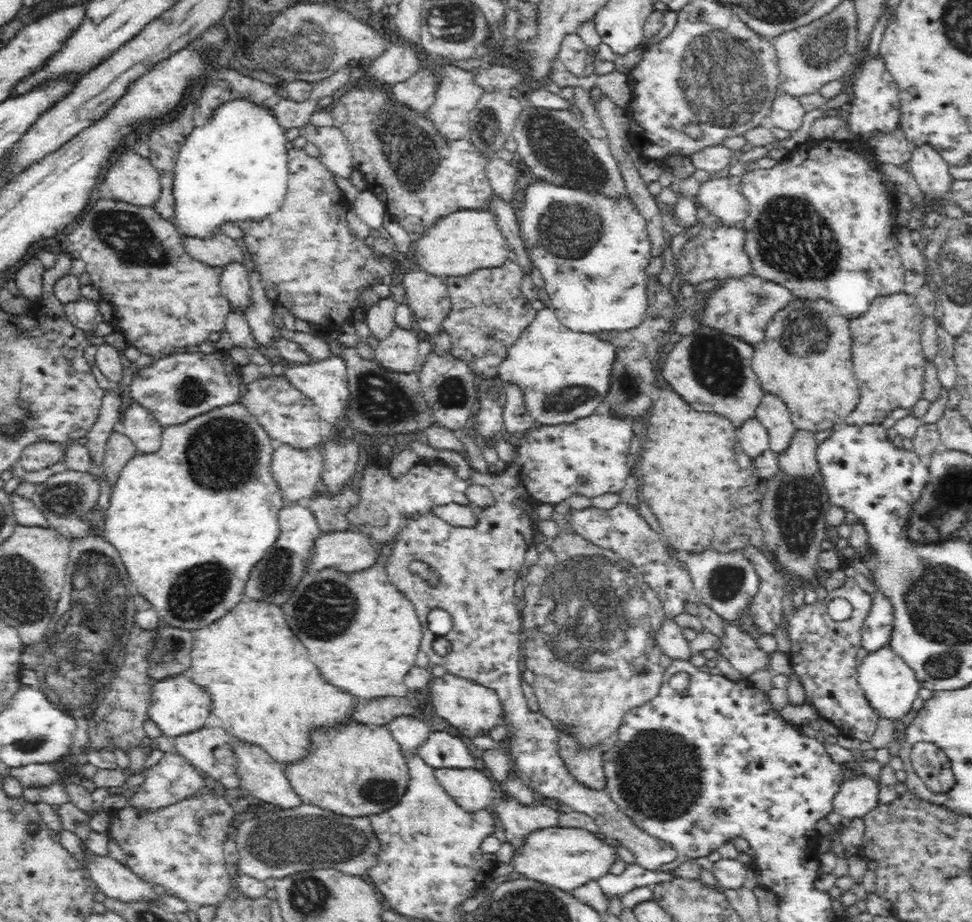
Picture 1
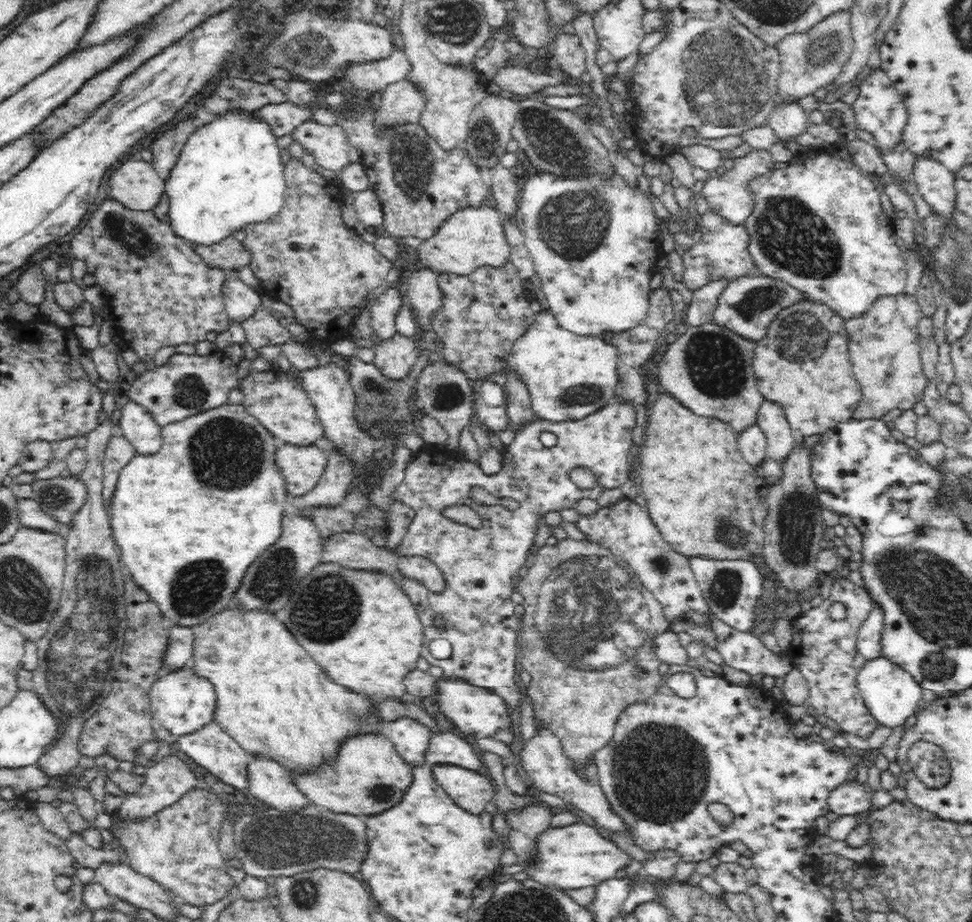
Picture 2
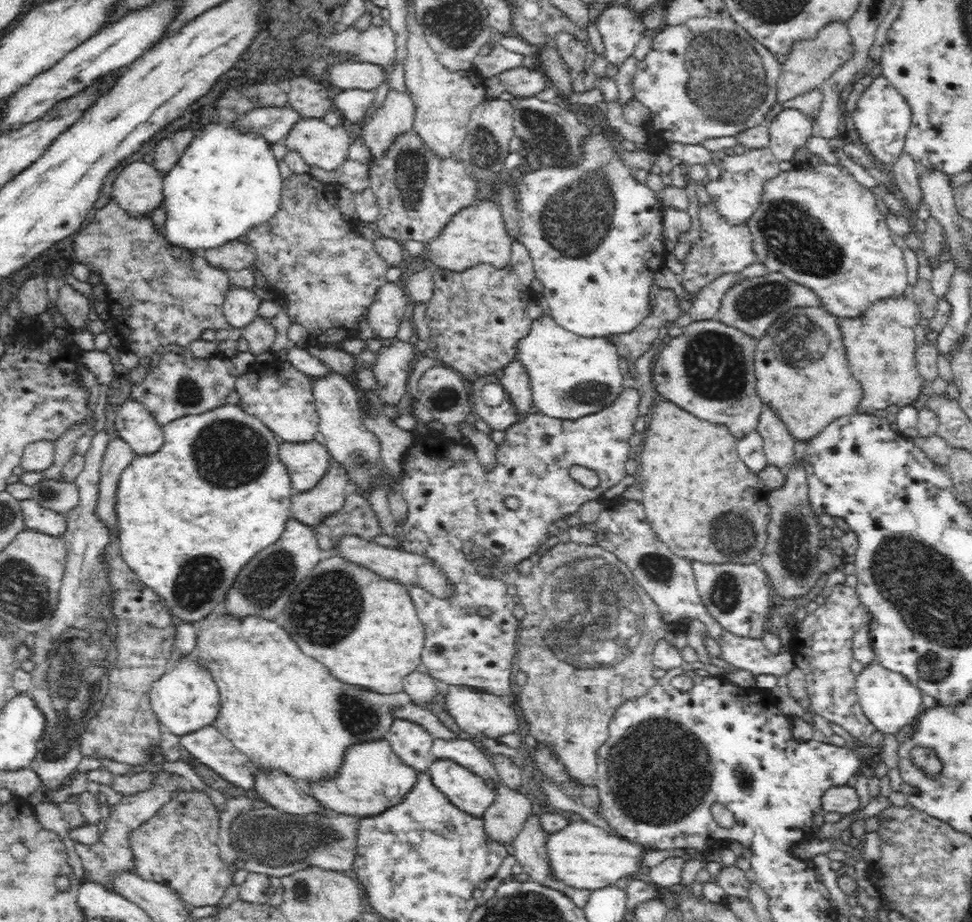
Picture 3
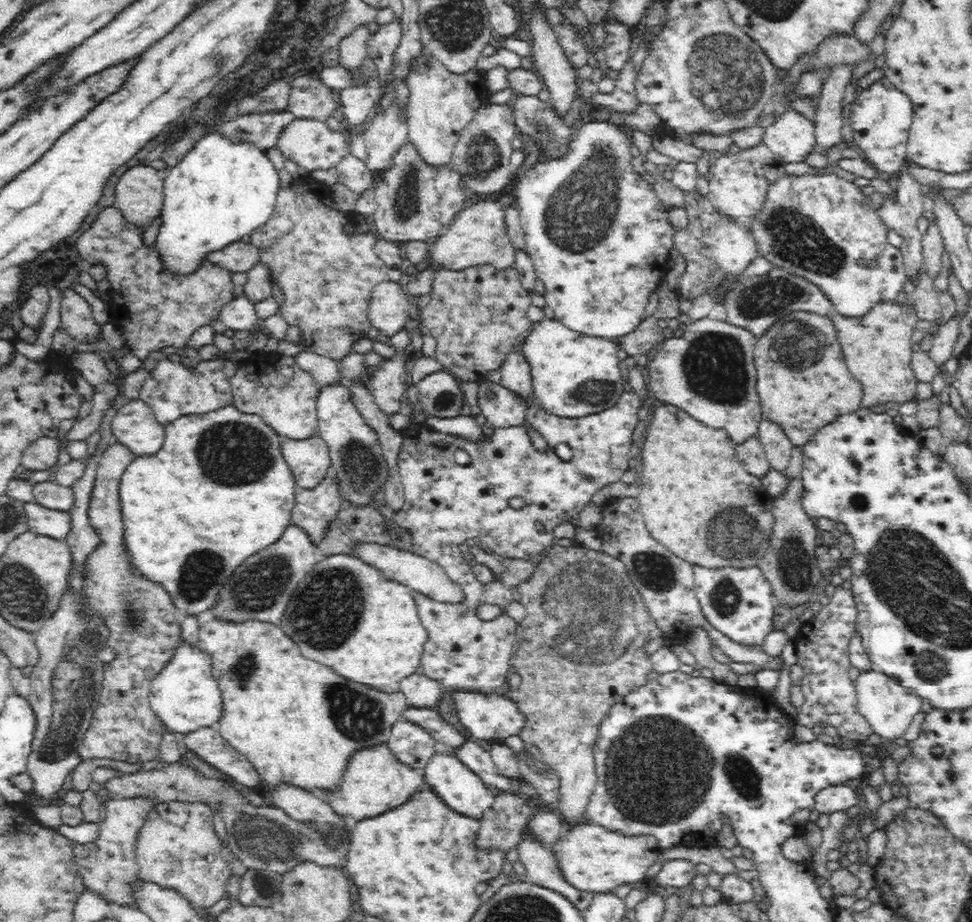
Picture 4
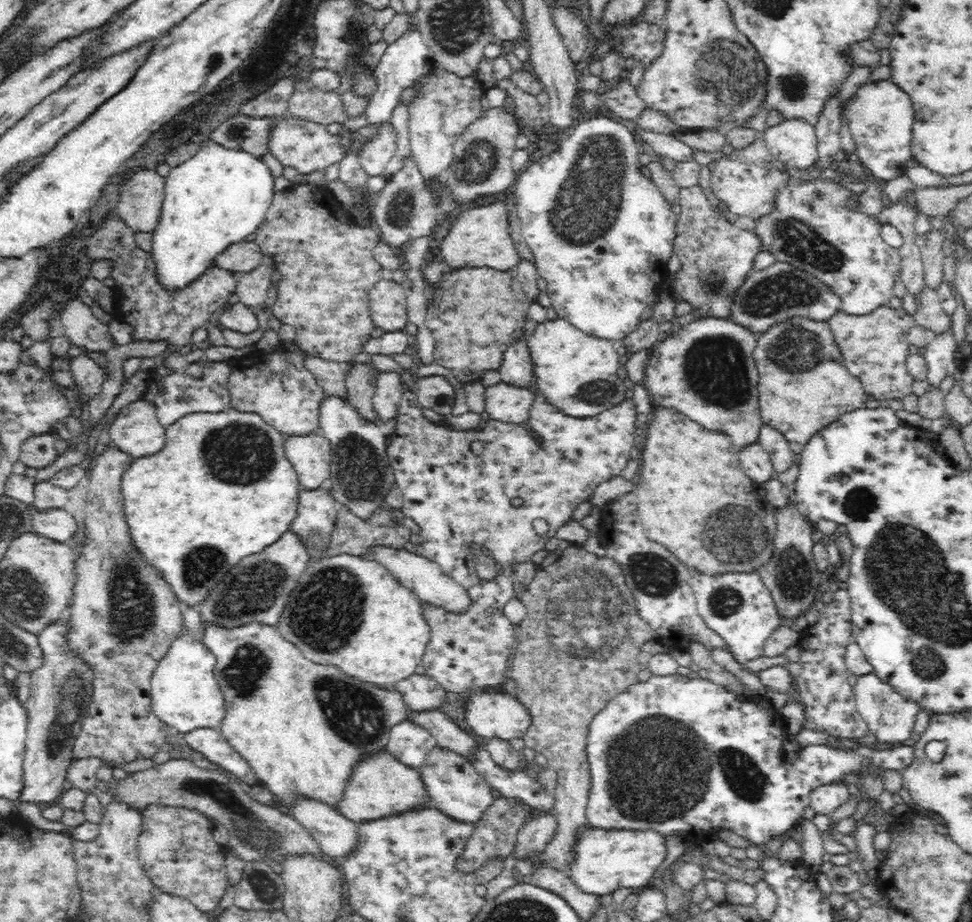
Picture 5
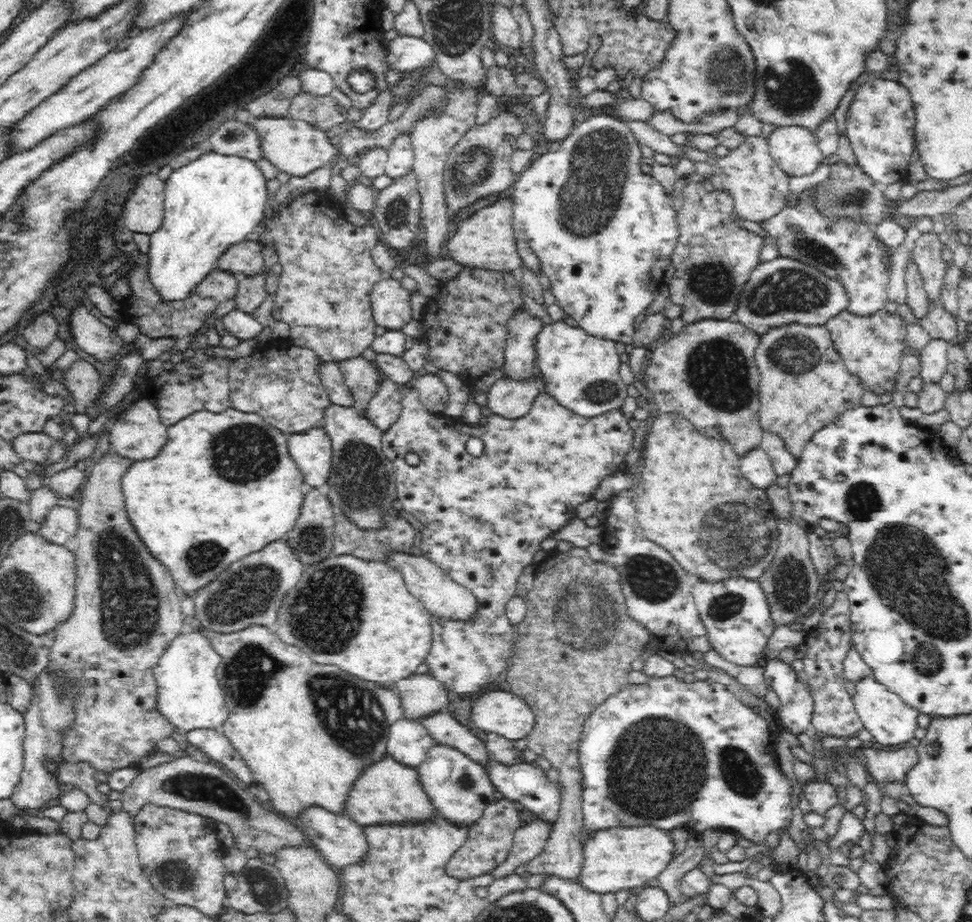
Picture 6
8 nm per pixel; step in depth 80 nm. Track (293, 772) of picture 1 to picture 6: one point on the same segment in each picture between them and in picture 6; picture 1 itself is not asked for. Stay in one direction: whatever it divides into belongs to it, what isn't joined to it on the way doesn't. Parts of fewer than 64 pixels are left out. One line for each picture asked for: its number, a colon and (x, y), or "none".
2: (366, 776)
3: (371, 778)
4: (374, 780)
5: (379, 784)
6: (386, 791)

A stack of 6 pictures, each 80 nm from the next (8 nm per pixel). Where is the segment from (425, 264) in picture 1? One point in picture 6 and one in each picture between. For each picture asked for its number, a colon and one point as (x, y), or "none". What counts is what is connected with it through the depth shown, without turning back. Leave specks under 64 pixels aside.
2: (471, 238)
3: (476, 235)
4: (477, 235)
5: (480, 237)
6: (486, 240)

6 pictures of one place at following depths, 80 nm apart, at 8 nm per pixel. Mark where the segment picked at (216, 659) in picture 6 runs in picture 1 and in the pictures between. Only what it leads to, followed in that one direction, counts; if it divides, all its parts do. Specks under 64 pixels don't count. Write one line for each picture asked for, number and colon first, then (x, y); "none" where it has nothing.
1: (177, 706)
2: (182, 703)
3: (184, 699)
4: (184, 696)
5: (184, 695)

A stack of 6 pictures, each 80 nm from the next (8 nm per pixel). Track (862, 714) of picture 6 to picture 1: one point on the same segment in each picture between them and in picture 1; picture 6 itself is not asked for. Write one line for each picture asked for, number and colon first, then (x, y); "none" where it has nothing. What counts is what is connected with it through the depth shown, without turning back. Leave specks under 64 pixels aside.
1: (890, 684)
2: (892, 695)
3: (889, 699)
4: (888, 706)
5: (890, 716)

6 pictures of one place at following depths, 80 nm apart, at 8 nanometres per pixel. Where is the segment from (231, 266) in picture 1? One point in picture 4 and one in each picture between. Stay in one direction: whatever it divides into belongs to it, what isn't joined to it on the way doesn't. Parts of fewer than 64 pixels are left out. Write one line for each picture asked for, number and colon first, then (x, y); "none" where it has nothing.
2: (240, 300)
3: (240, 306)
4: (238, 313)

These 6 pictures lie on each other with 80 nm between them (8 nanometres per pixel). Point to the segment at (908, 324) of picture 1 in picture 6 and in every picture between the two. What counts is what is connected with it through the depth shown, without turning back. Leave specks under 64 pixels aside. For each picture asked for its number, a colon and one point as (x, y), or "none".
2: (884, 349)
3: (881, 348)
4: (879, 347)
5: (875, 346)
6: (872, 347)

